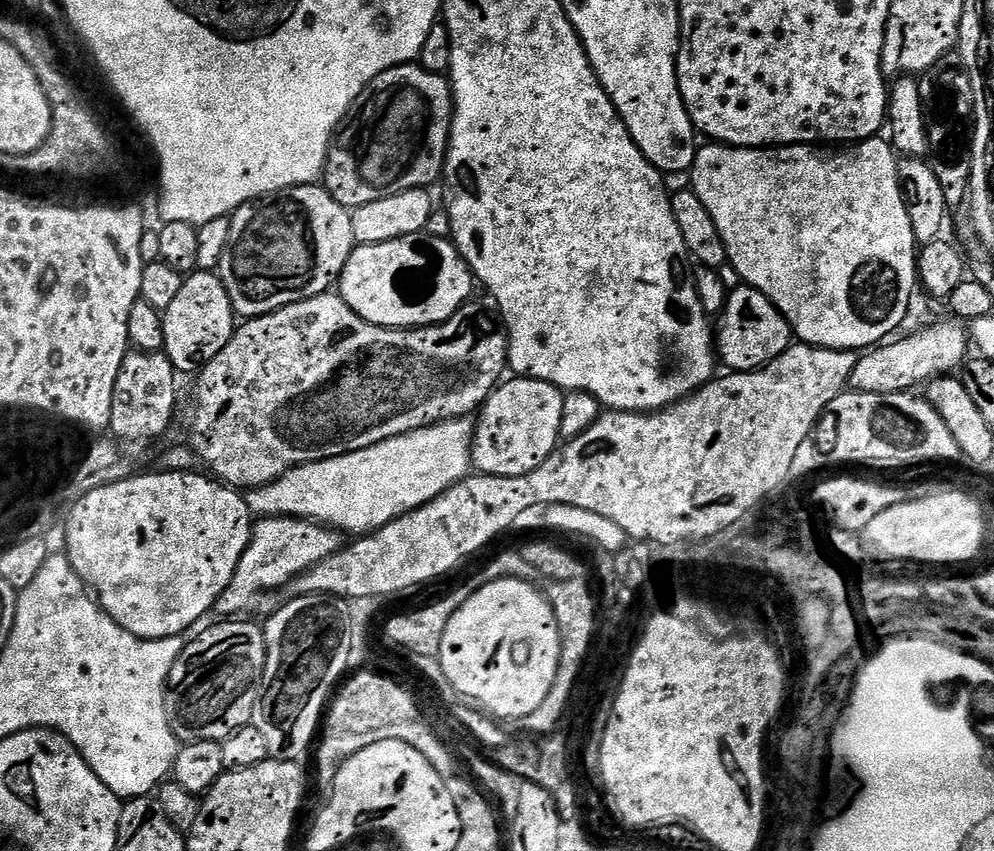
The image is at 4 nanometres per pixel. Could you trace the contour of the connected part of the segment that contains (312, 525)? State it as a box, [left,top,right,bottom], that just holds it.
[214,516,338,618]

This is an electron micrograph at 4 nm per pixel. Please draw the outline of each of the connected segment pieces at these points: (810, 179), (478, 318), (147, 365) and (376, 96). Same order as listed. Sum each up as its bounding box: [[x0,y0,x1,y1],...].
[[690,138,918,350],[190,291,508,490],[111,351,176,445],[323,62,453,210]]

